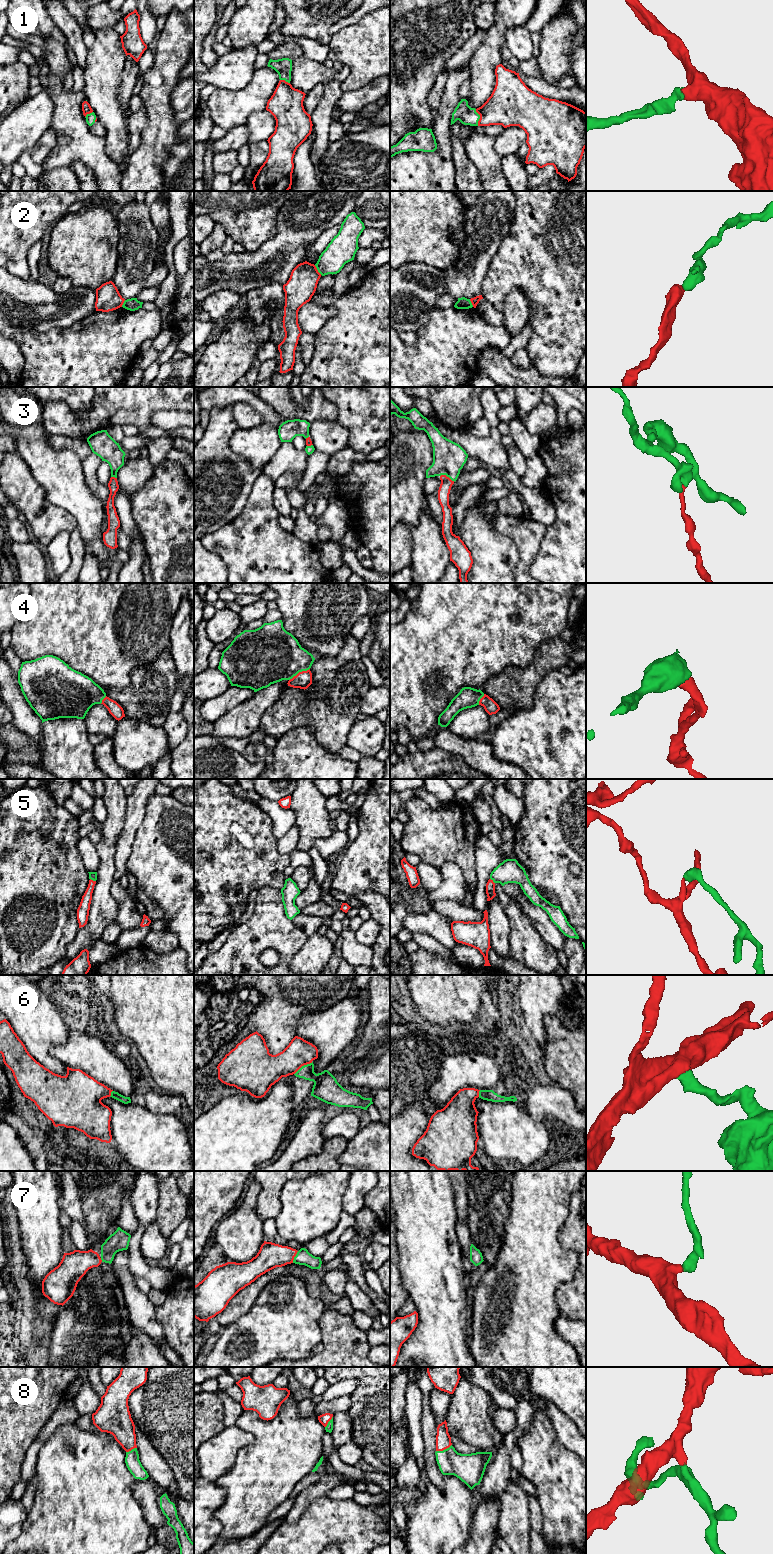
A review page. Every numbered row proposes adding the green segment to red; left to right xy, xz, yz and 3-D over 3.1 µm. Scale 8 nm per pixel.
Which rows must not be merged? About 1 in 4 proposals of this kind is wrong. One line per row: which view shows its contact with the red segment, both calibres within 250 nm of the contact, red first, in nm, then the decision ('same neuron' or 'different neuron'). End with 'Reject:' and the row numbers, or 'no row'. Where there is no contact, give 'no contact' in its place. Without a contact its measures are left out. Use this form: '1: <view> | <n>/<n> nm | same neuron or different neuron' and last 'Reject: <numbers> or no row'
1: yz | 320/150 nm | same neuron
2: xz | 240/220 nm | different neuron
3: yz | 100/260 nm | same neuron
4: xz | 140/420 nm | same neuron
5: xy | 90/60 nm | same neuron
6: xz | 220/200 nm | same neuron
7: xz | 200/120 nm | same neuron
8: yz | 130/220 nm | same neuron
Reject: 2

